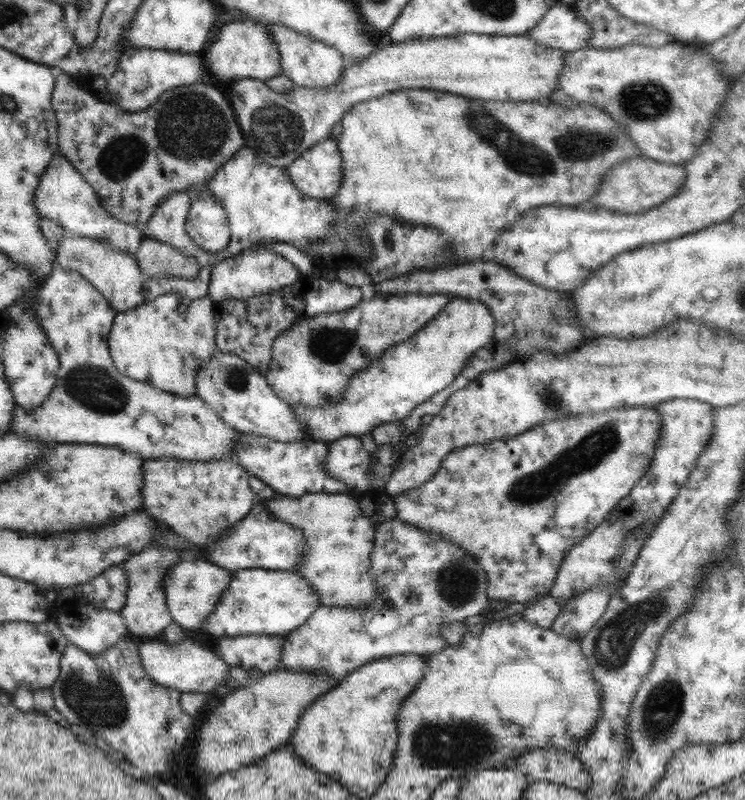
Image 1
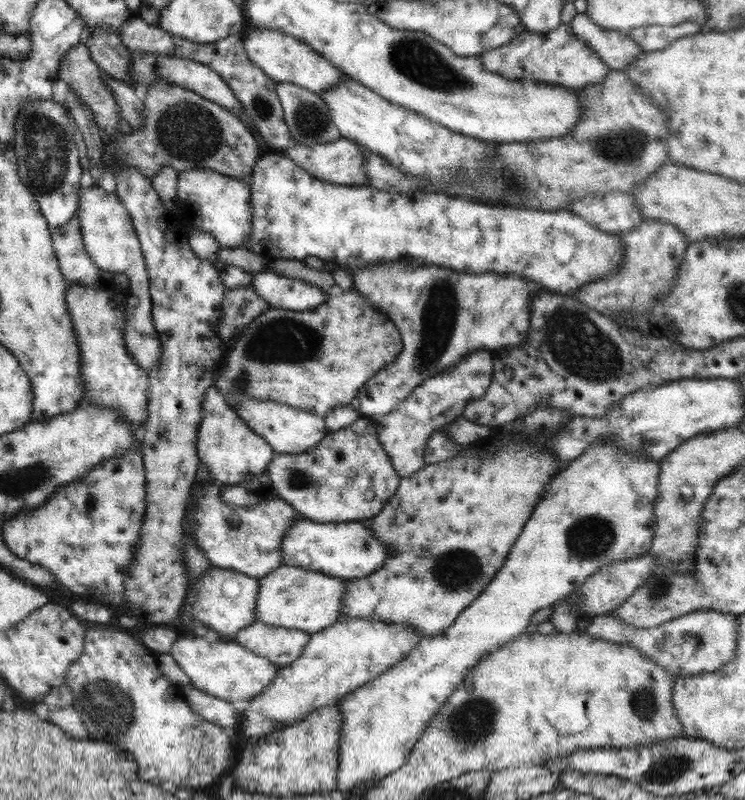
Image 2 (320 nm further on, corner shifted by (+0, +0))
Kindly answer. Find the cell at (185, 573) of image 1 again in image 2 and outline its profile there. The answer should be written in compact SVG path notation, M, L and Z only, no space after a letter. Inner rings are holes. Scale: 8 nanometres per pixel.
M210 566L189 587L185 601L179 610L179 617L183 617L186 621L199 621L221 638L229 638L256 621L254 608L257 583L256 579L246 574Z

